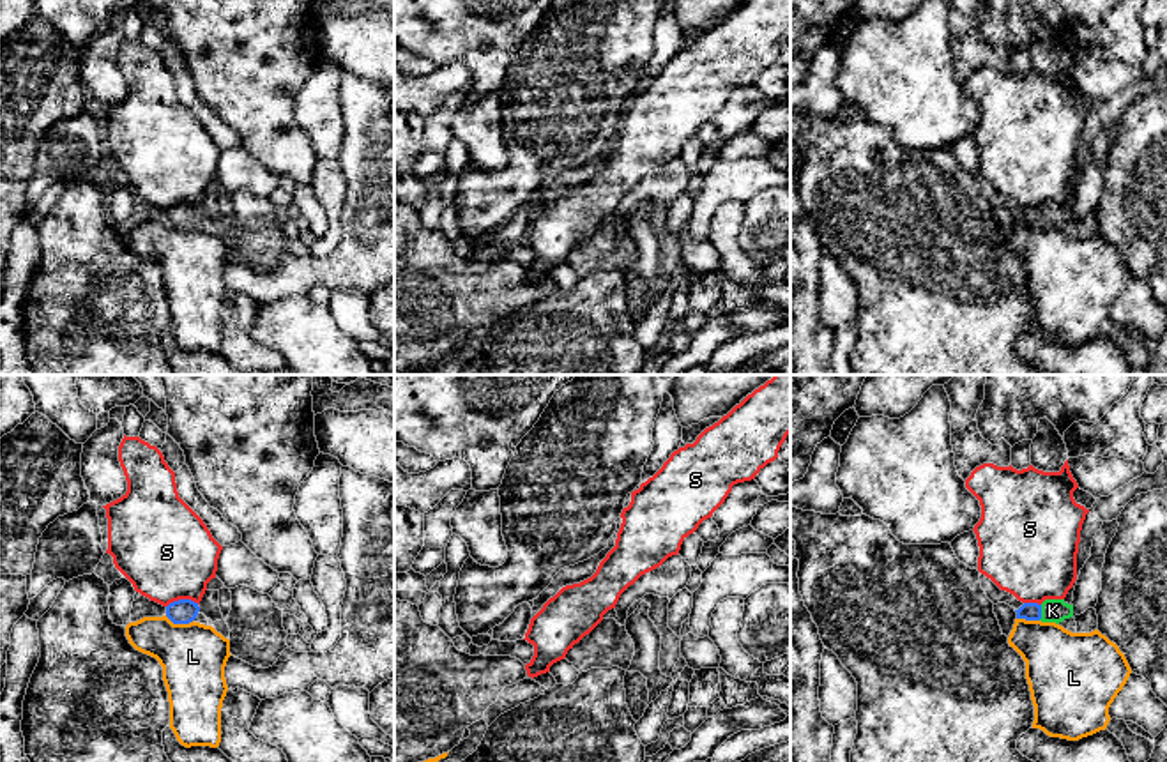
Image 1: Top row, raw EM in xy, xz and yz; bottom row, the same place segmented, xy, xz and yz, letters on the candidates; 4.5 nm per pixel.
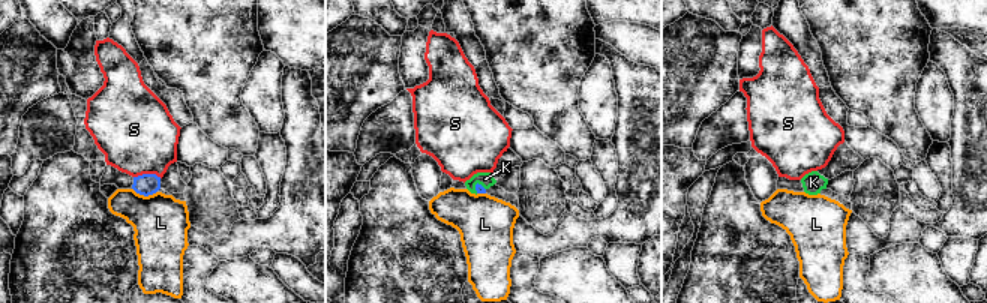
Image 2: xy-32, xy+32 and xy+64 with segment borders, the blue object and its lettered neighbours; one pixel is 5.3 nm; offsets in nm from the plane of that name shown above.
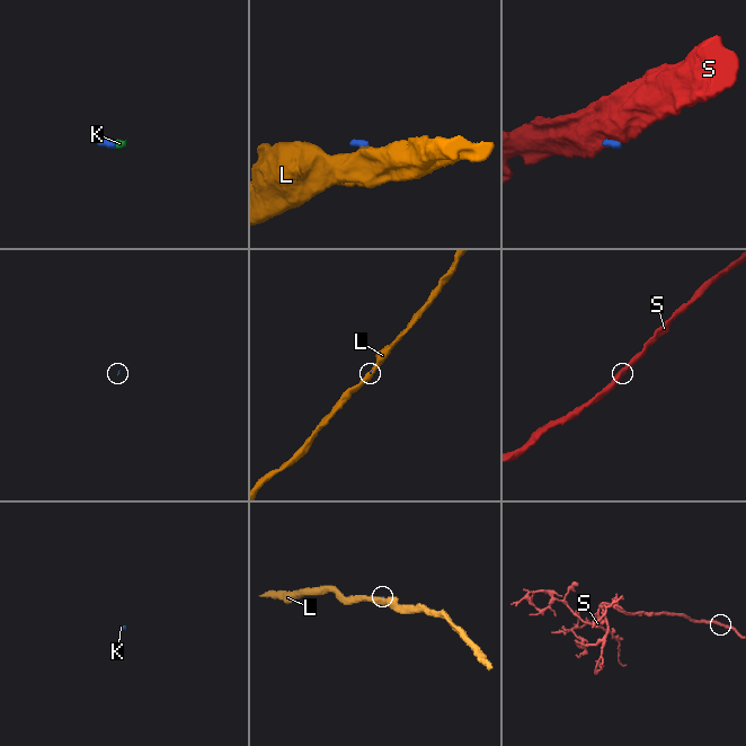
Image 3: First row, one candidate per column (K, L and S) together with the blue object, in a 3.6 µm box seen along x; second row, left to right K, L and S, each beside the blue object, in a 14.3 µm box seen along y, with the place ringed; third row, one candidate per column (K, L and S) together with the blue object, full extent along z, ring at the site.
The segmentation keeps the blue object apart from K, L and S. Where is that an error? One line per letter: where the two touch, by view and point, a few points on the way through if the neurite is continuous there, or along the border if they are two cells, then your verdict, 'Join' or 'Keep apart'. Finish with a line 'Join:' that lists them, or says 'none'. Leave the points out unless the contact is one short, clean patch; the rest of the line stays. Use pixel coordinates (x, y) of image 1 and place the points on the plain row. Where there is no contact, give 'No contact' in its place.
K: Touches blue at yz (1040, 216). Path across: yz (1028, 214), (1040, 216), (1052, 214). Join
L: Touches blue at xy (179, 227). Boundary: xy (165, 220), (174, 227), (193, 225). Keep apart
S: Touches blue at xy (183, 204). Boundary: xy (198, 207), (174, 204), (167, 211). Keep apart
Join: K

